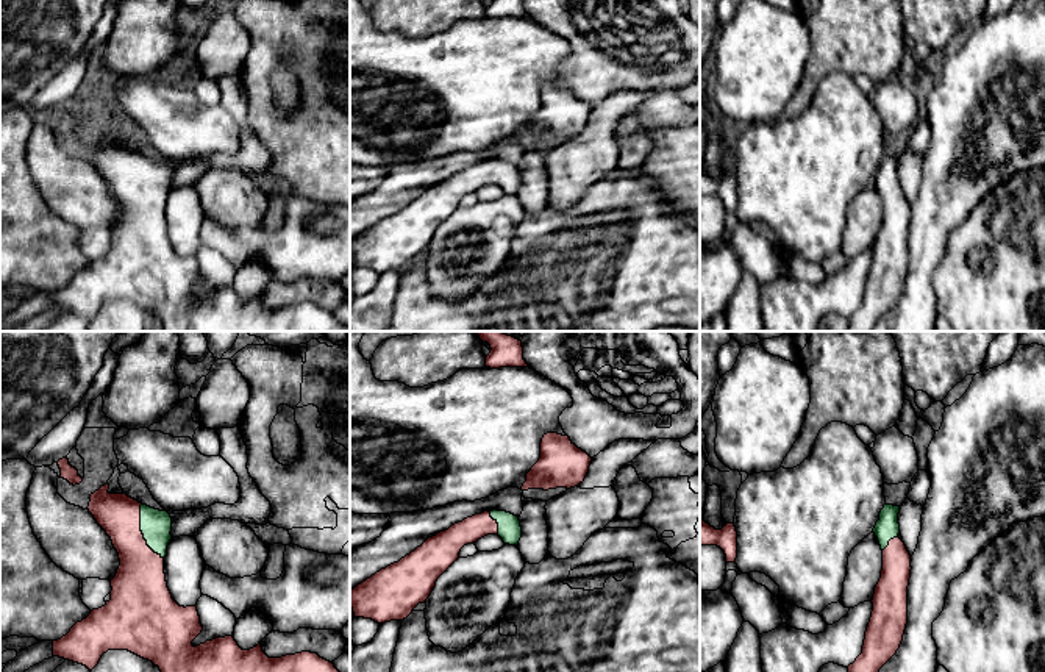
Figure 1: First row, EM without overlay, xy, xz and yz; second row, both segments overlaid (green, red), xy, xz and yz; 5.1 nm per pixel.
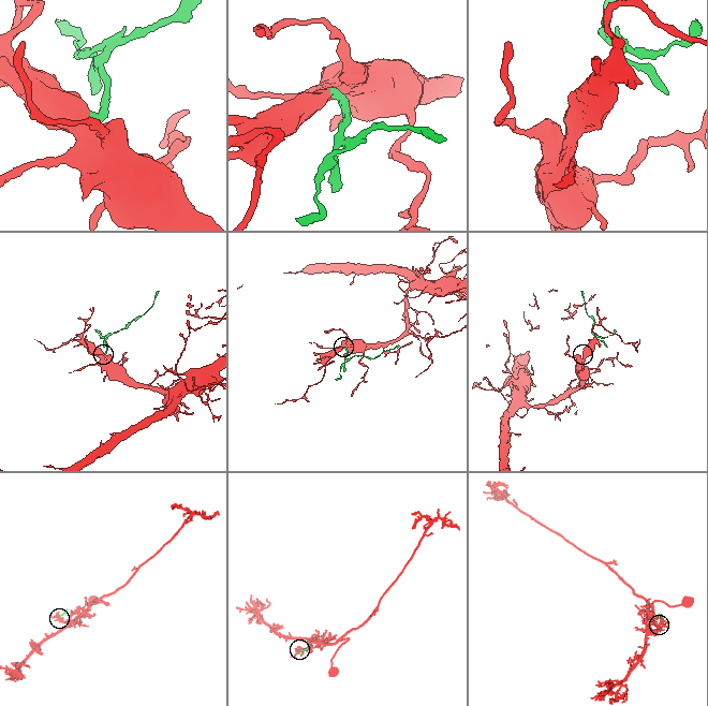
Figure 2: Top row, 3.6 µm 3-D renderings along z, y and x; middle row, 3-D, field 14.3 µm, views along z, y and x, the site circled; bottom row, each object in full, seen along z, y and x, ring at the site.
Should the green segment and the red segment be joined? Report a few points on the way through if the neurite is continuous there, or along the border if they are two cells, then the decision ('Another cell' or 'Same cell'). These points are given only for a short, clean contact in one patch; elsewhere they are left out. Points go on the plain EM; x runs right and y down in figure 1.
Path across: xy (155, 175), (149, 180), (141, 180), (139, 228). Same cell

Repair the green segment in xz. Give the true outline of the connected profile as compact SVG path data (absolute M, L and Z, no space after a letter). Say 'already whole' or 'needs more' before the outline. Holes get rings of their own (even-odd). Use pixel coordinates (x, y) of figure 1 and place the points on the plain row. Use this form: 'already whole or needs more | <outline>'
needs more | M484 161L428 188L398 213L350 241L355 267L378 273L406 269L419 253L426 252L437 228L459 208L461 198L487 184L498 184L505 194L517 195L520 170L506 161Z

